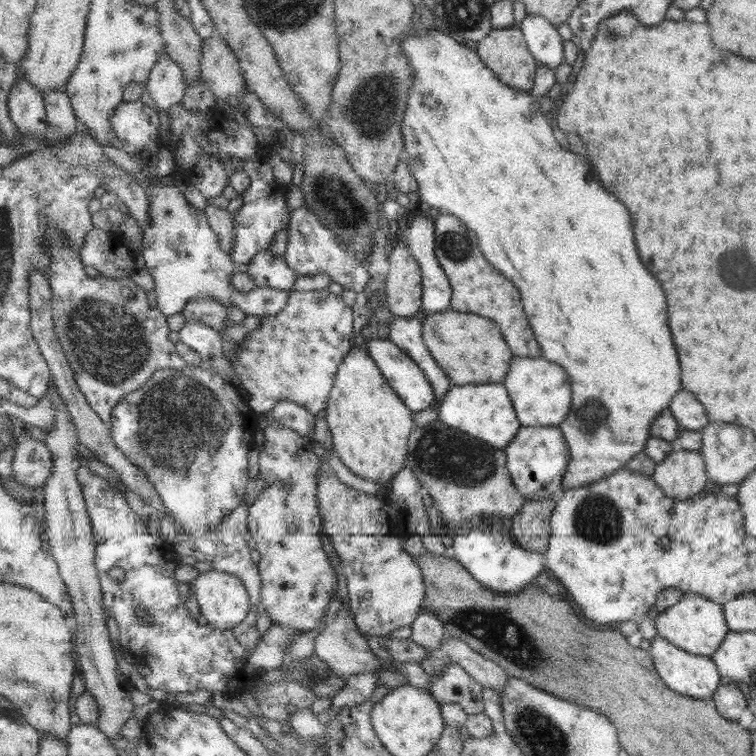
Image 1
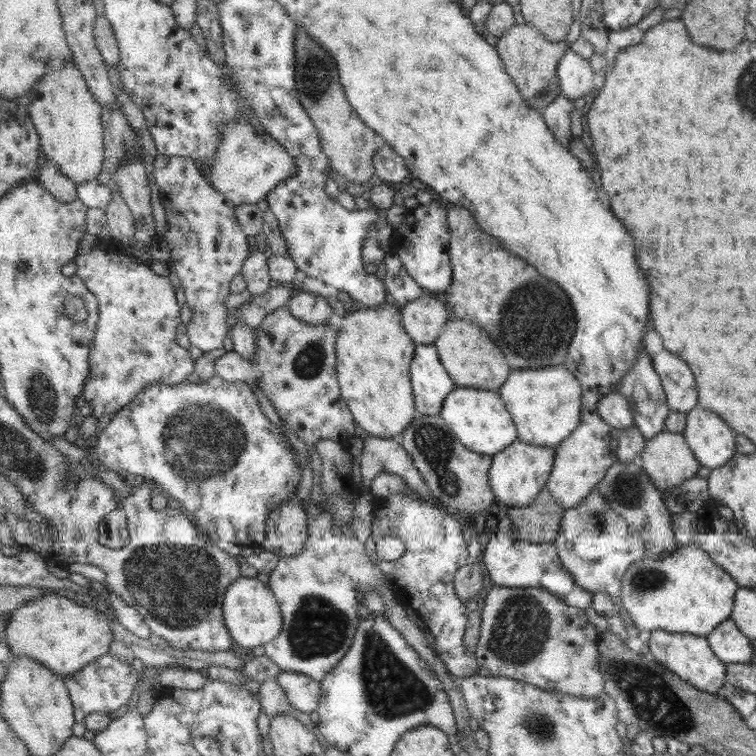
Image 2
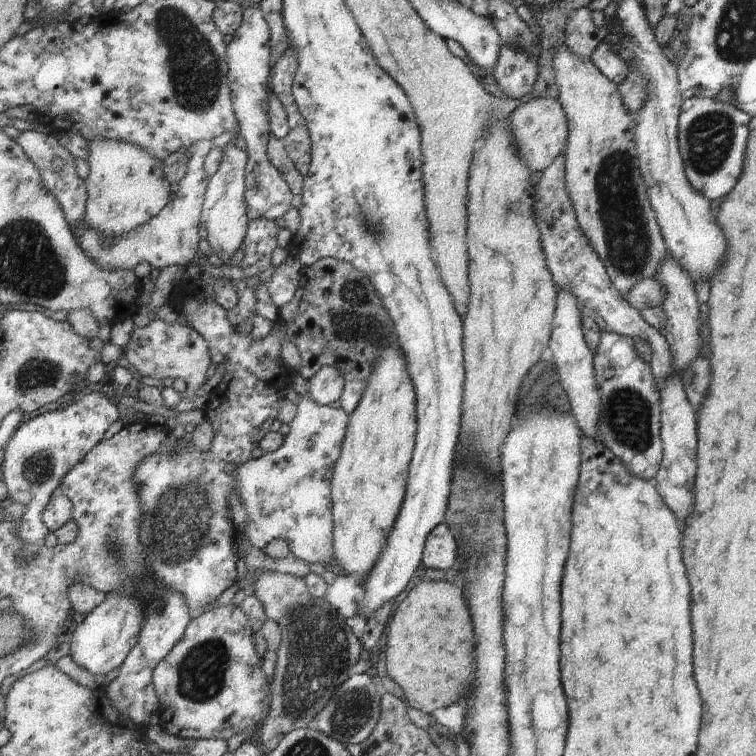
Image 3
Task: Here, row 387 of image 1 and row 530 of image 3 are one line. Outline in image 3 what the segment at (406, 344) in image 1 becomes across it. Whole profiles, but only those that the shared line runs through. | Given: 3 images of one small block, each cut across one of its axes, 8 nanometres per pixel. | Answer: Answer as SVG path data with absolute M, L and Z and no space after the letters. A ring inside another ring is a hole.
M441 523L432 535L429 536L425 545L423 566L437 568L437 570L451 570L458 564L460 558L459 545L455 536L451 534L449 525Z

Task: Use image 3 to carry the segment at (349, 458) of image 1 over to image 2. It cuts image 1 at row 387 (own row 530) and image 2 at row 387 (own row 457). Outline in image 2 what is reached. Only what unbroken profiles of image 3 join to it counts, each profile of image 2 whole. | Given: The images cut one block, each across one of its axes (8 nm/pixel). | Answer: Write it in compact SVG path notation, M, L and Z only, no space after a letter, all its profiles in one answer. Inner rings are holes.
M385 302L377 308L359 307L339 323L338 379L356 424L368 436L400 439L412 426L417 411L411 371L417 343L405 329L401 306Z

